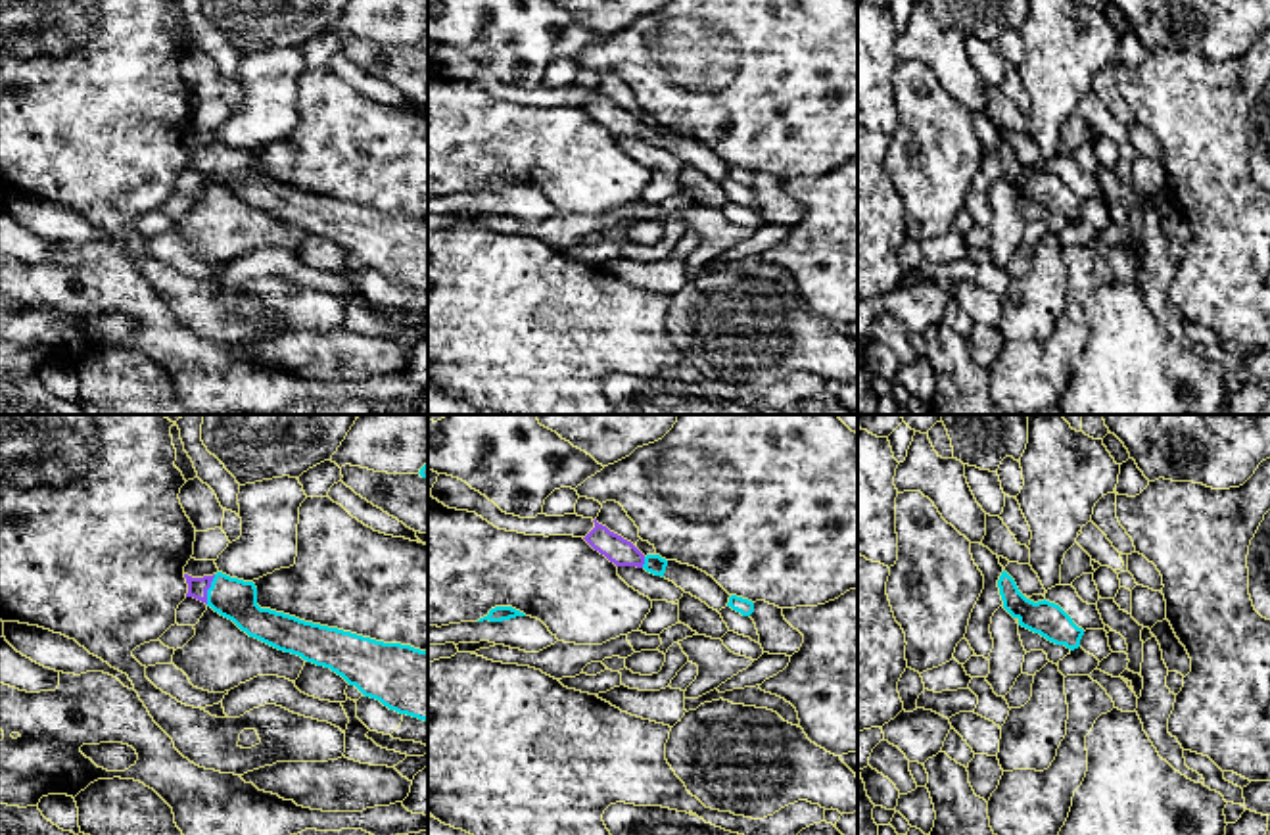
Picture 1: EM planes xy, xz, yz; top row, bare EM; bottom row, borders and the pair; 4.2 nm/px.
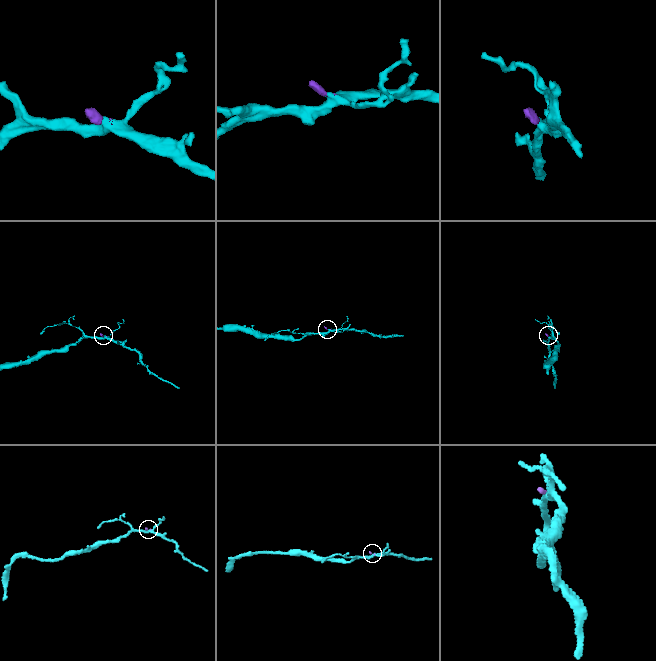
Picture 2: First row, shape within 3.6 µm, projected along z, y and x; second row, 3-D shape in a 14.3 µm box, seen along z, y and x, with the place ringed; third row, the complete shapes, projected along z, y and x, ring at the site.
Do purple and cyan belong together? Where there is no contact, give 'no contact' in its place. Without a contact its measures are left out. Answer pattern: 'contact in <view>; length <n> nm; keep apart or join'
contact in xy; length 130 nm; join

